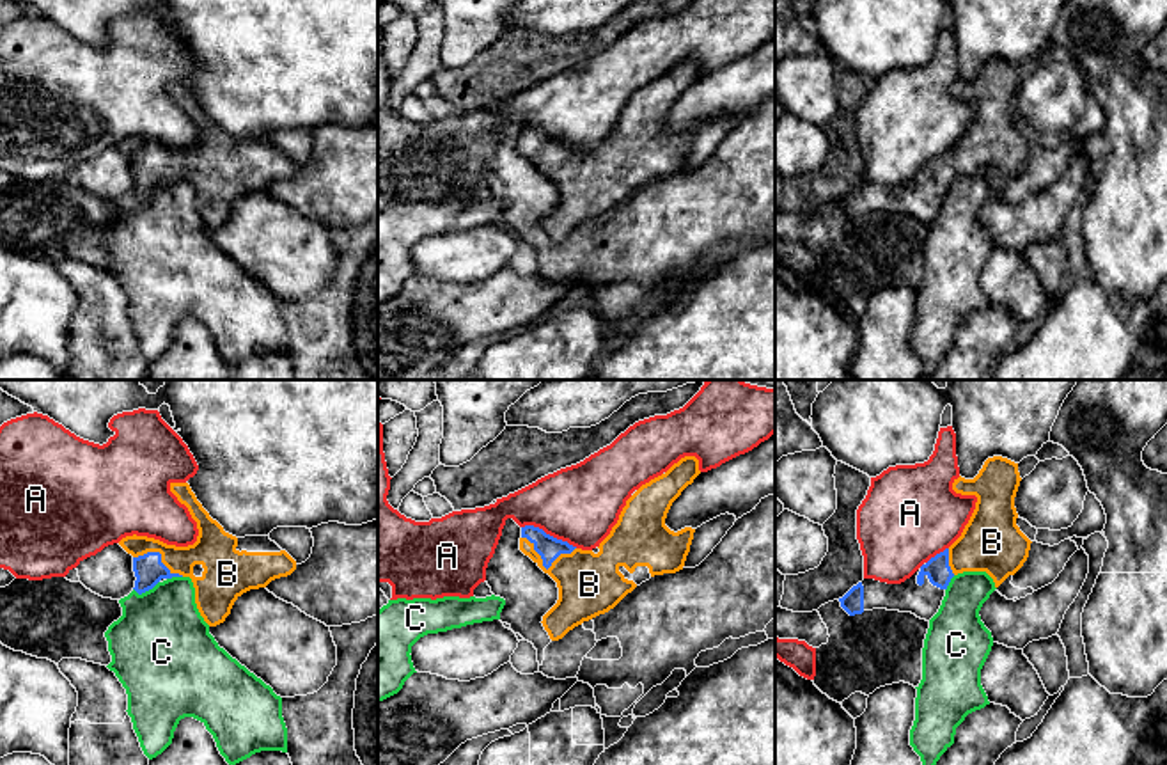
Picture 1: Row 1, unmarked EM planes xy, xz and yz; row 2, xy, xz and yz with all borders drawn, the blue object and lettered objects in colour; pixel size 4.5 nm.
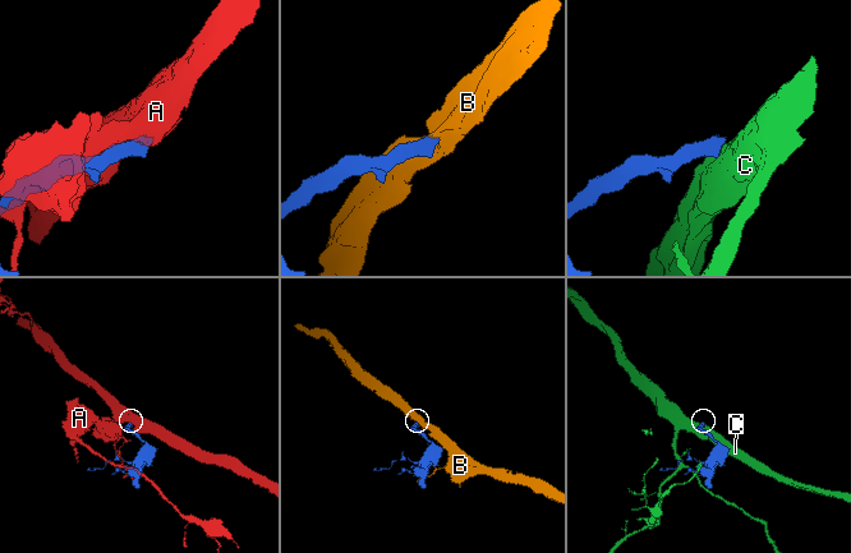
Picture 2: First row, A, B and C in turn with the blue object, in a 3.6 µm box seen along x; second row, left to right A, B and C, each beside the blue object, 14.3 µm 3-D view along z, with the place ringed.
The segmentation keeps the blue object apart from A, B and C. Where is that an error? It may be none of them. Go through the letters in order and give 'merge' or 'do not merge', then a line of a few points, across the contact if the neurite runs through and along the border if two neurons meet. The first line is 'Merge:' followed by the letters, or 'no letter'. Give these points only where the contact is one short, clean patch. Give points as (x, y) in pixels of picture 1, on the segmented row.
Merge: B
A: do not merge
B: merge; line xz (548, 547), (545, 567), (573, 568), (589, 584)
C: do not merge; line xy (158, 581), (140, 593), (133, 590)

